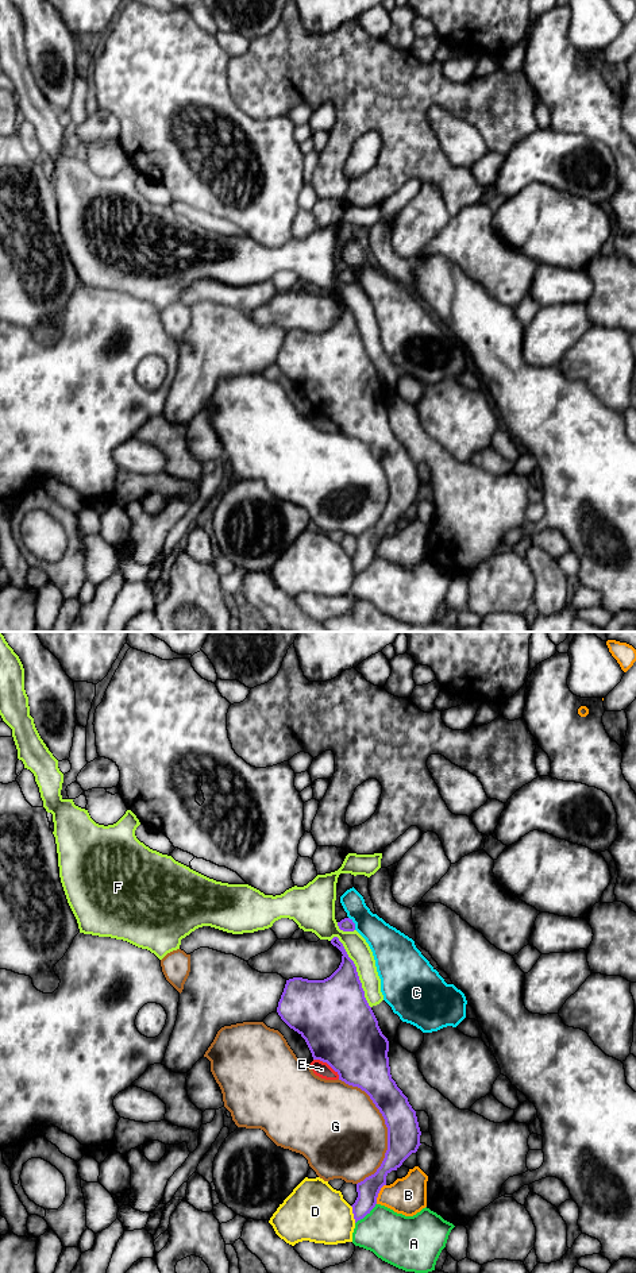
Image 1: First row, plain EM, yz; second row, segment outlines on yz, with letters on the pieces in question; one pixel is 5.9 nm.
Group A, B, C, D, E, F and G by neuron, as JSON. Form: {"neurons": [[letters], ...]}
{"neurons": [["A"], ["B"], ["C"], ["D"], ["E"], ["F"], ["G"]]}

